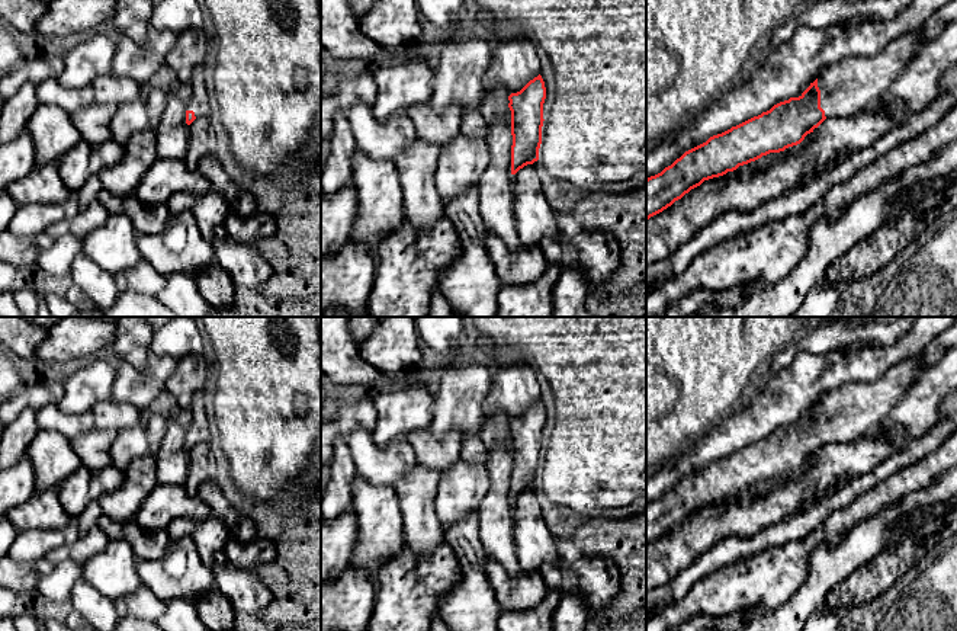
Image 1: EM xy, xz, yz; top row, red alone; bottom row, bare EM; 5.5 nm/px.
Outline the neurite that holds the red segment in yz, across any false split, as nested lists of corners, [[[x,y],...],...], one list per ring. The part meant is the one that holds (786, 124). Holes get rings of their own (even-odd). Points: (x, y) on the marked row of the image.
[[[921,31],[905,33],[874,57],[854,57],[829,67],[799,96],[774,105],[730,129],[685,151],[661,173],[646,179],[646,220],[662,212],[704,180],[719,177],[770,153],[800,144],[828,118],[845,118],[873,106],[890,83],[915,60],[928,42]]]

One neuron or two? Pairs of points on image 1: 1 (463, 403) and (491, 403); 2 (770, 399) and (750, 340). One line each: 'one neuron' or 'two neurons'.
1: two neurons
2: two neurons

